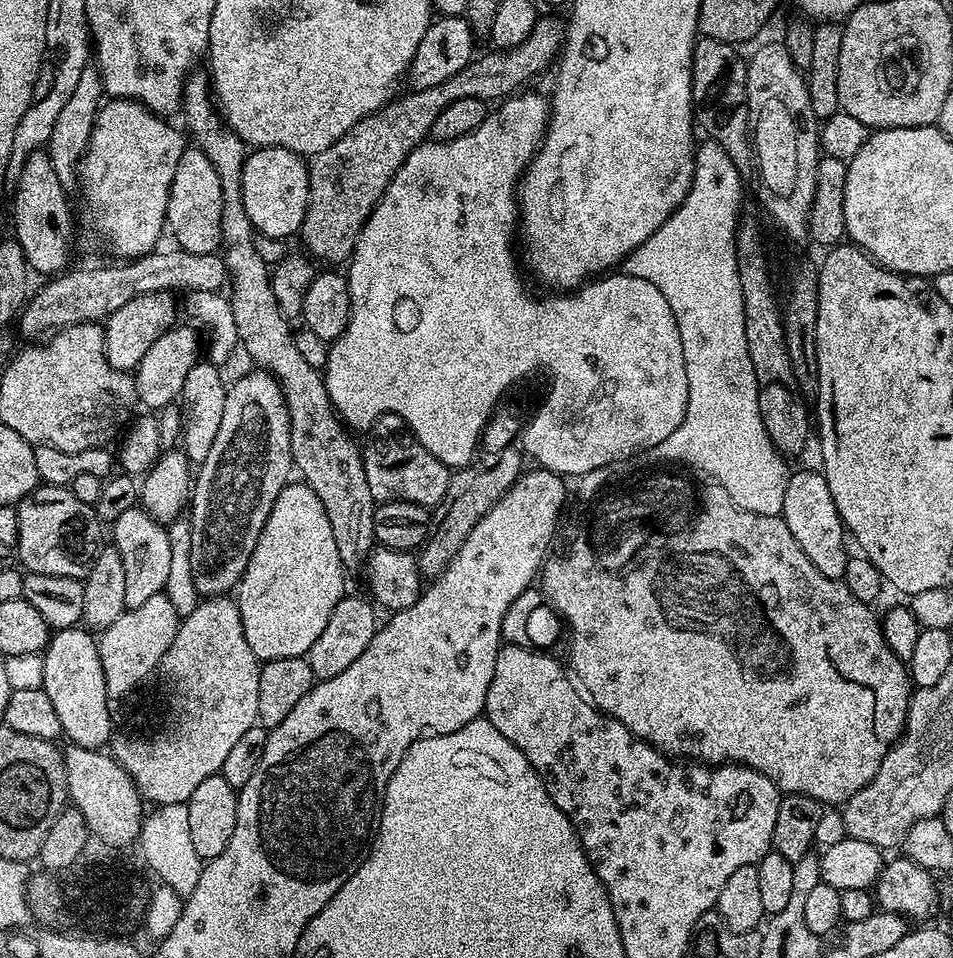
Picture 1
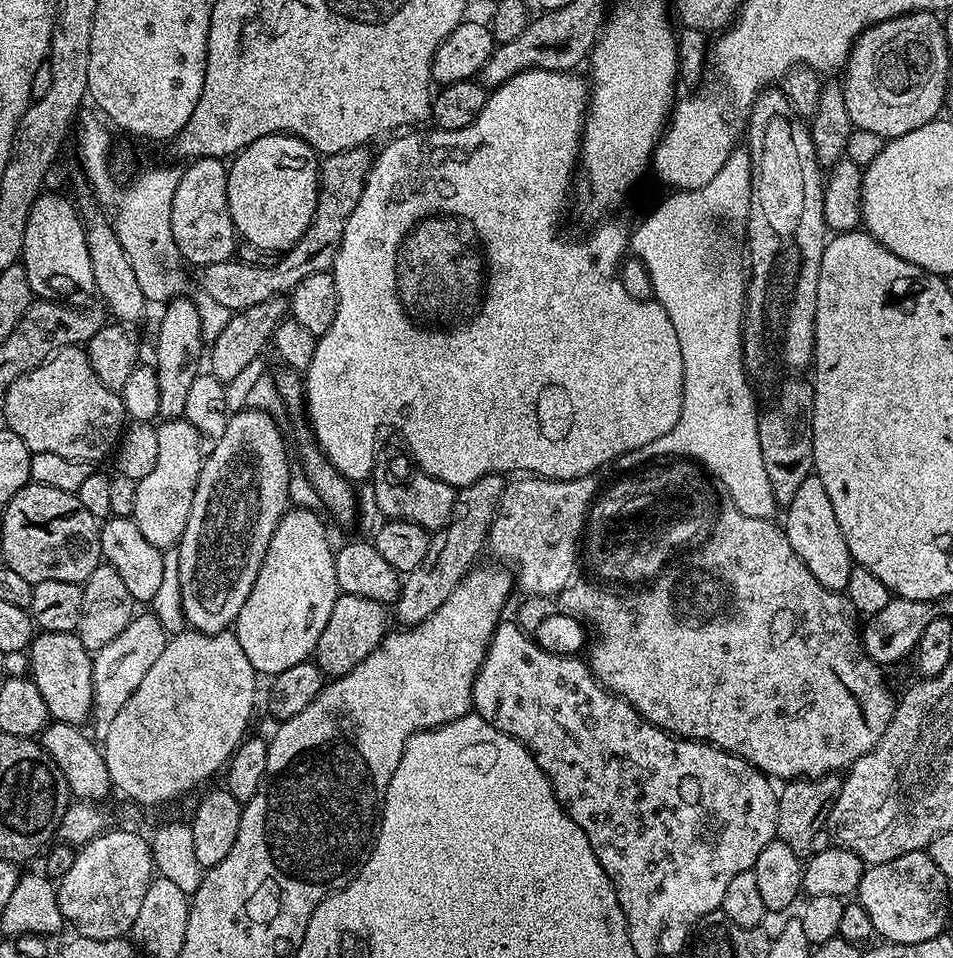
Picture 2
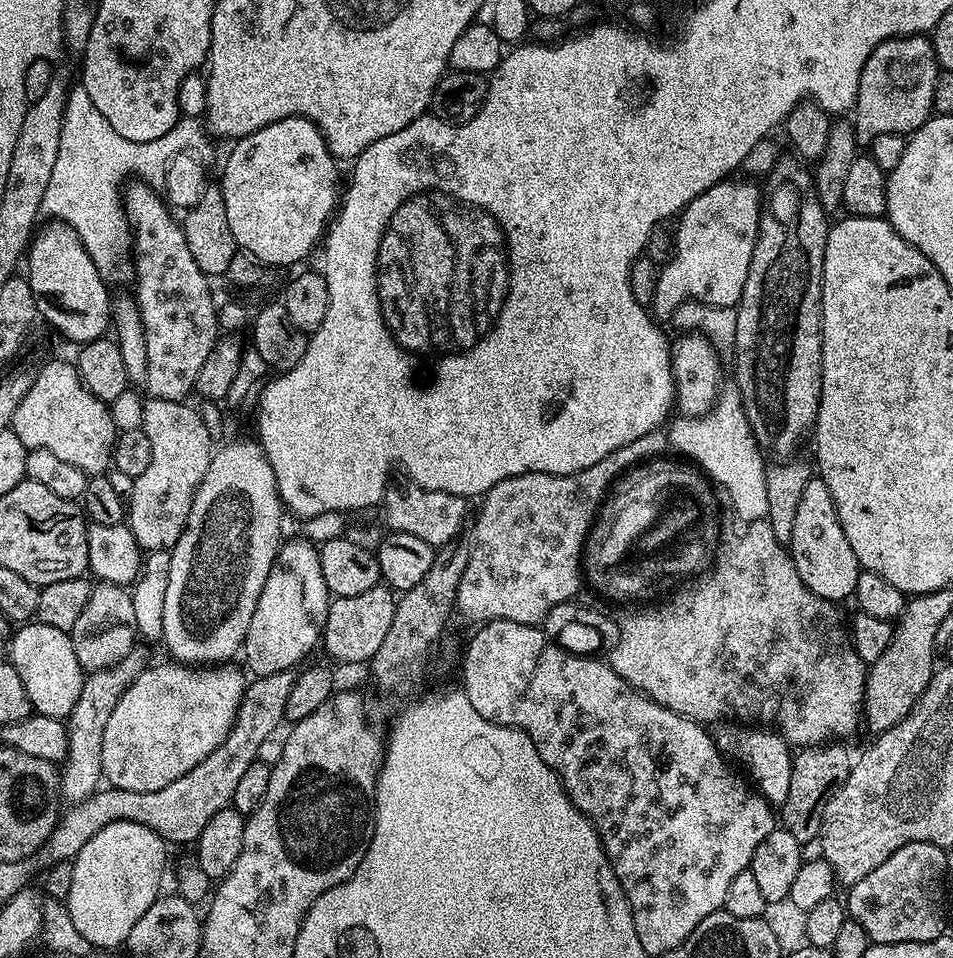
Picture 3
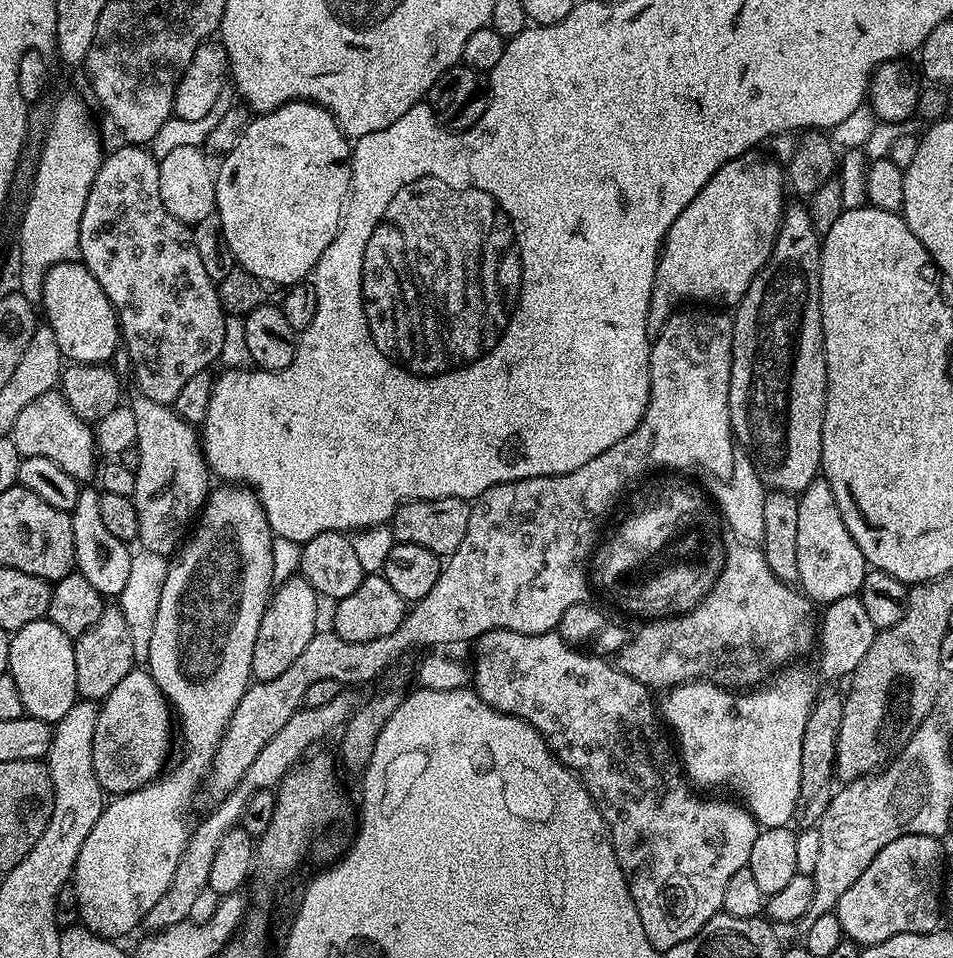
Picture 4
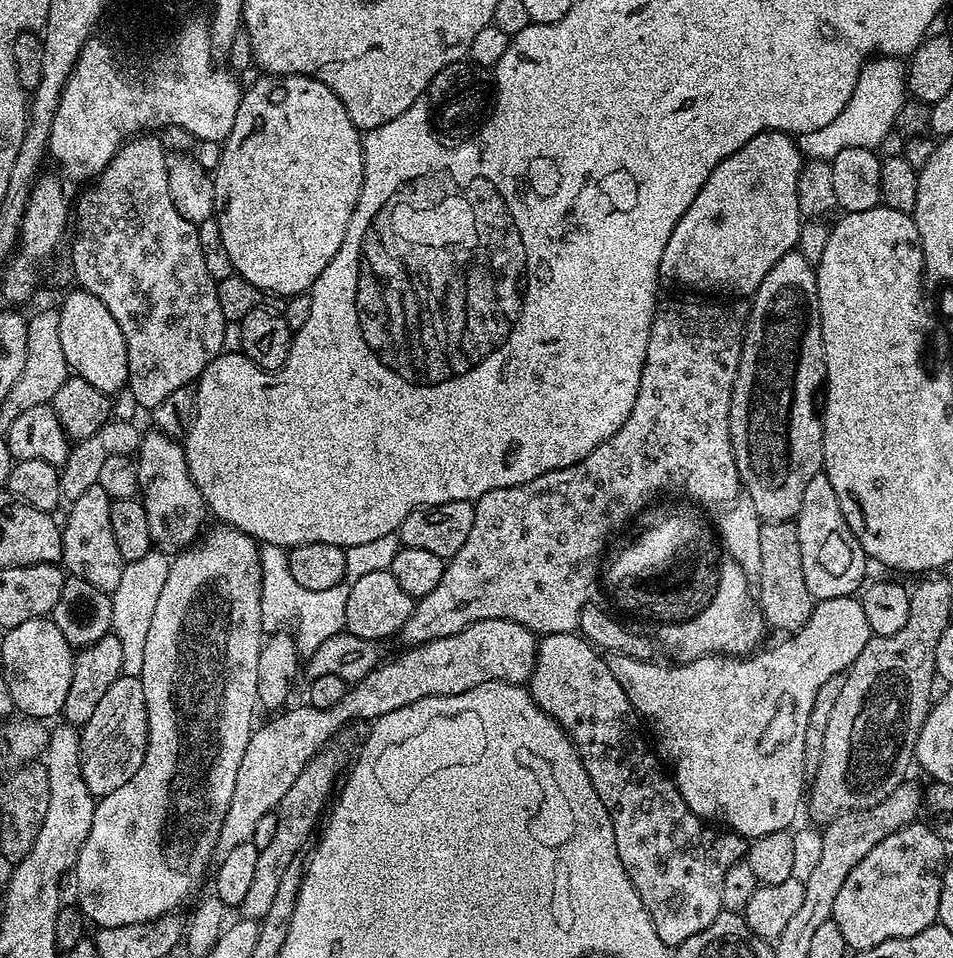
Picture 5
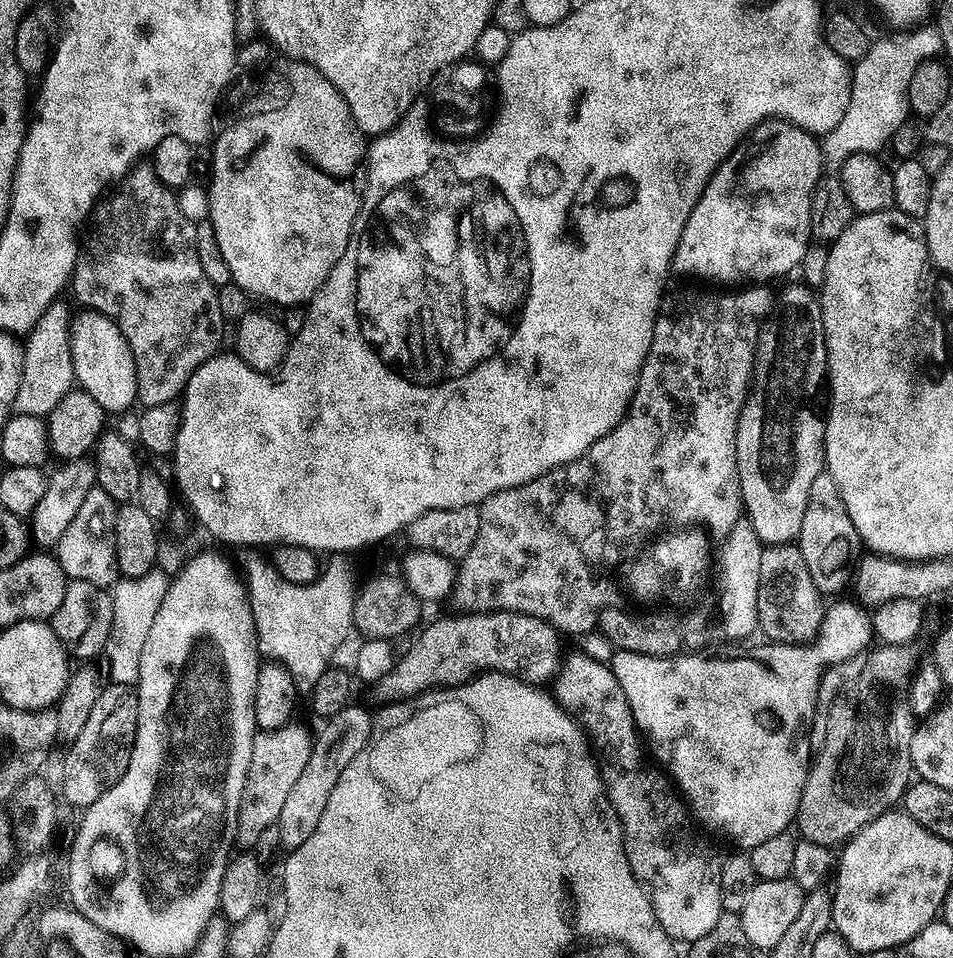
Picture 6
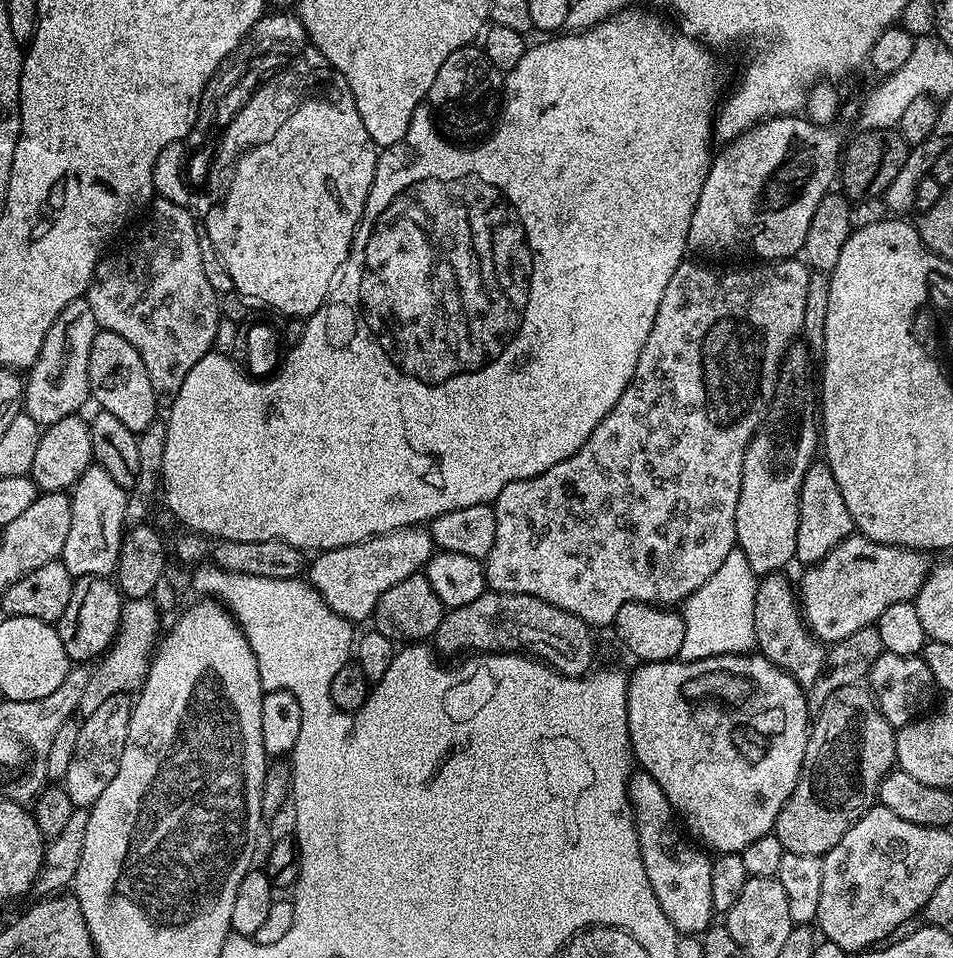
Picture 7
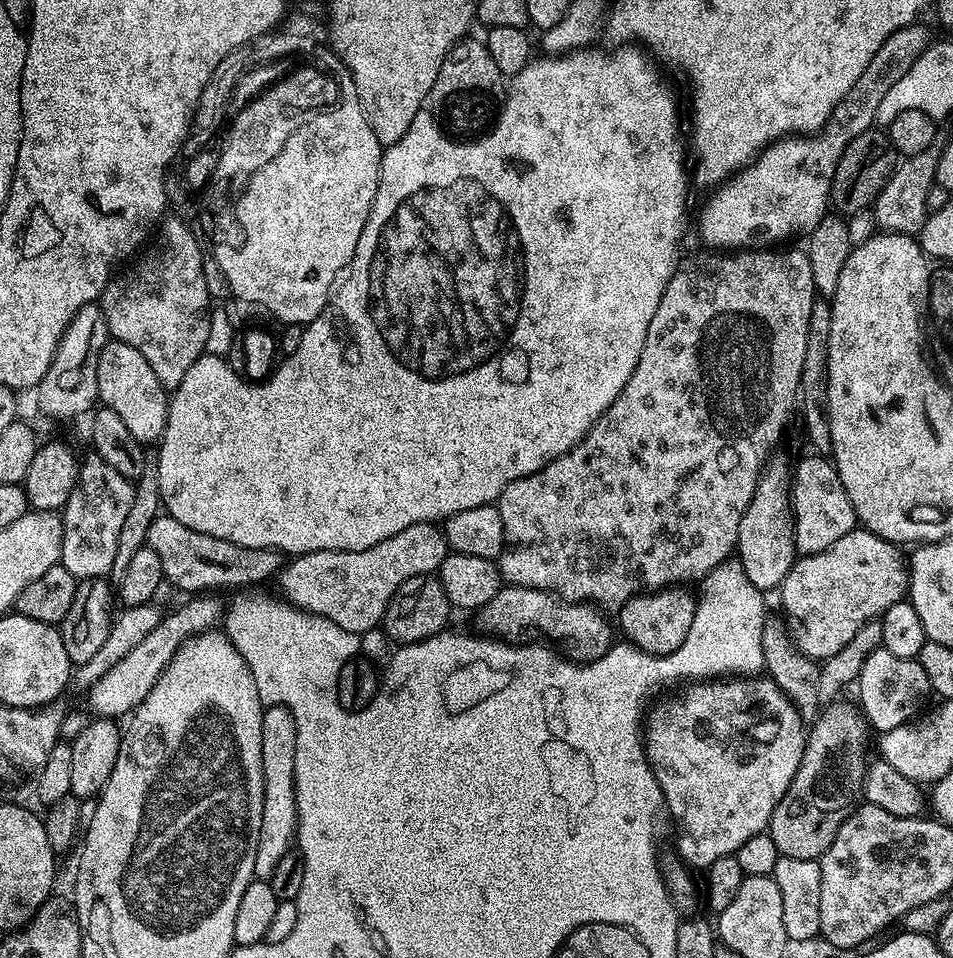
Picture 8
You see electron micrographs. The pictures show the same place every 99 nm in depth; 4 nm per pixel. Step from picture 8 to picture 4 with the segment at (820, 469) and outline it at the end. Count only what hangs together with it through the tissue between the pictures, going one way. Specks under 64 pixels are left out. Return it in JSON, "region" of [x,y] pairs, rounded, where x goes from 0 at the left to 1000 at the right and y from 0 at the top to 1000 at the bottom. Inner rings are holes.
{"region":[[[864,499],[852,501],[837,518],[837,610],[844,621],[857,632],[871,632],[879,624],[899,621],[912,596],[905,574],[900,574],[888,545],[884,545],[871,503]]]}

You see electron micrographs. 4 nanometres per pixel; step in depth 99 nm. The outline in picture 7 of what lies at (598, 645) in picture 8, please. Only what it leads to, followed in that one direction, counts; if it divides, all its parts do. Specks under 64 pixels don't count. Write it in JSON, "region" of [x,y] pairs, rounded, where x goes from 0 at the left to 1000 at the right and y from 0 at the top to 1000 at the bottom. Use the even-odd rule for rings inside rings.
{"region":[[[509,616],[502,624],[497,624],[497,628],[493,628],[493,633],[481,633],[480,635],[467,638],[464,649],[460,653],[455,665],[455,676],[459,682],[465,683],[465,681],[467,681],[470,685],[476,684],[477,681],[487,681],[483,683],[507,683],[509,681],[540,681],[542,683],[553,683],[561,688],[571,690],[575,696],[582,697],[583,700],[590,703],[592,706],[611,706],[622,696],[621,688],[625,685],[625,672],[621,669],[621,663],[623,663],[622,657],[615,649],[611,649],[611,645],[607,645],[586,633],[577,633],[577,628],[569,628],[556,620],[531,620],[530,618]]]}

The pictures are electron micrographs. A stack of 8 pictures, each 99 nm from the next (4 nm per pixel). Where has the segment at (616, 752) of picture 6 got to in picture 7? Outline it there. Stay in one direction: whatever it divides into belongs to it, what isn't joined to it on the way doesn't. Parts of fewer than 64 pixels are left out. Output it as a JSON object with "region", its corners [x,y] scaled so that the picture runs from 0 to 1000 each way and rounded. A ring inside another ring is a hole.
{"region":[[[667,804],[660,809],[659,835],[663,838],[663,849],[667,855],[674,904],[678,904],[678,916],[682,916],[686,937],[690,937],[690,946],[695,946],[695,954],[703,958],[710,974],[738,975],[742,973],[749,959],[745,942],[747,898],[745,894],[742,894],[744,890],[731,884],[716,867],[711,853],[705,847],[699,829],[695,829],[695,820],[686,816],[681,806]]]}

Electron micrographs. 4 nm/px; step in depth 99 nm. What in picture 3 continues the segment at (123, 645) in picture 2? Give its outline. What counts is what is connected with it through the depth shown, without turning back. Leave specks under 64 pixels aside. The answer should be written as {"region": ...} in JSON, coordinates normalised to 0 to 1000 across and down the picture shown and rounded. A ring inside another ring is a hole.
{"region":[[[141,678],[128,691],[119,697],[98,703],[89,709],[86,724],[78,733],[78,741],[69,749],[71,762],[71,790],[67,792],[63,806],[63,829],[72,840],[83,841],[97,832],[97,828],[106,822],[107,804],[107,766],[111,766],[111,753],[114,752],[124,729],[141,712],[146,701],[151,700],[153,690],[147,678]]]}

